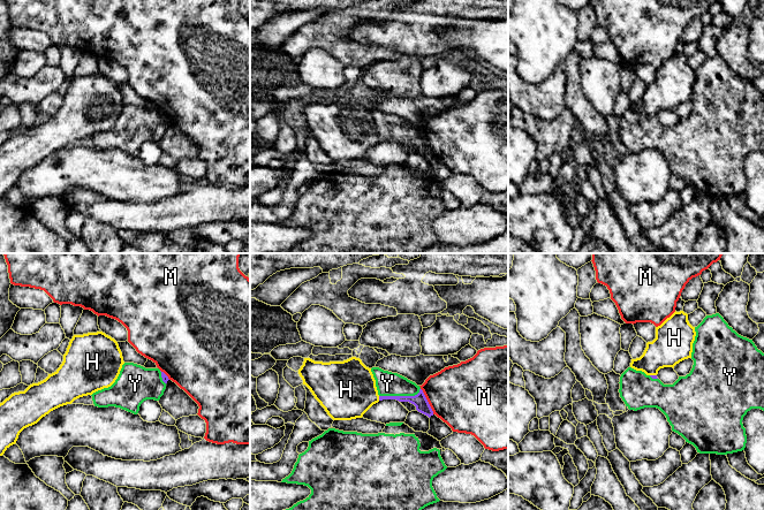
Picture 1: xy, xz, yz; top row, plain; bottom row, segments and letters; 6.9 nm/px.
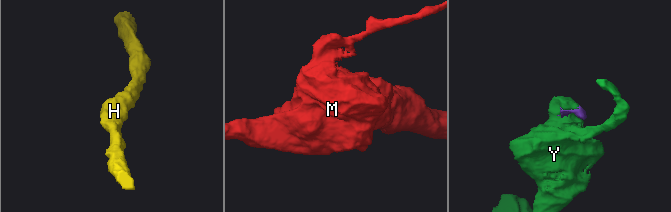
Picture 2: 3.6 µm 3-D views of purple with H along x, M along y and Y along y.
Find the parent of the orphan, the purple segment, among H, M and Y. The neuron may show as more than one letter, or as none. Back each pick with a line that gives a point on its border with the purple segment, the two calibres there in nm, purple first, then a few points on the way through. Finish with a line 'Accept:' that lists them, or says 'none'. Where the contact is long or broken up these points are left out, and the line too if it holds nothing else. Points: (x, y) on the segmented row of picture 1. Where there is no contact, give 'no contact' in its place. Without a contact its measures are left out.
Y: contact xz (400, 396); calibres 100 and 170 nm; way xz (420, 401), (415, 396), (400, 396), (387, 383)
Accept: Y

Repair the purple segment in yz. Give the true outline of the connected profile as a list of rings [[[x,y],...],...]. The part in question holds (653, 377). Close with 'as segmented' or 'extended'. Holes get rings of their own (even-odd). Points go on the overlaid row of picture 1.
[[[719,314],[706,315],[695,327],[693,343],[693,368],[686,376],[679,376],[673,385],[664,385],[657,375],[646,375],[642,371],[628,367],[620,376],[620,397],[629,410],[657,408],[667,418],[672,431],[693,444],[699,454],[727,455],[746,448],[747,435],[742,420],[751,409],[764,411],[764,353],[752,340],[739,335]]]; extended

